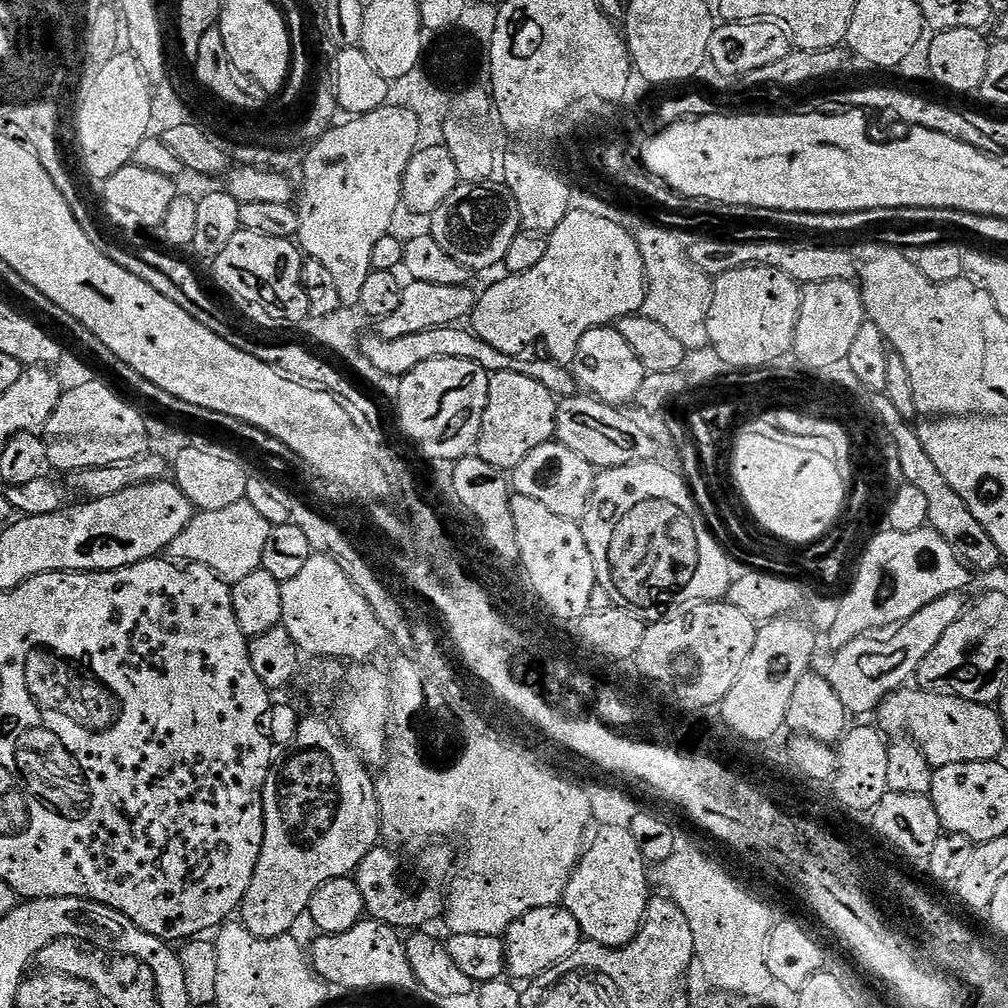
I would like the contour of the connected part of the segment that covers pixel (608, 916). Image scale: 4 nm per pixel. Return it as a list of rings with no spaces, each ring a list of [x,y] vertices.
[[[610,825],[599,831],[593,840],[591,837],[579,864],[572,871],[562,904],[570,914],[574,914],[581,933],[591,943],[622,948],[635,940],[648,914],[649,869],[629,829]]]

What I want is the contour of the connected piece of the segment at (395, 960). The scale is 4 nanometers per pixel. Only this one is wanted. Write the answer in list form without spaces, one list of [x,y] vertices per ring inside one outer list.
[[[365,918],[342,934],[320,934],[315,938],[317,940],[310,945],[310,952],[316,955],[317,968],[323,973],[321,980],[328,985],[341,981],[357,987],[379,984],[397,984],[403,990],[417,987],[401,933],[386,922]]]

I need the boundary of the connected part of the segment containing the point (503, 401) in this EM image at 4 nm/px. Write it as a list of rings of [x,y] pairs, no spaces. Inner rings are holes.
[[[493,372],[488,378],[488,401],[482,414],[480,437],[474,449],[475,455],[490,466],[511,470],[538,446],[549,443],[556,434],[556,406],[558,400],[534,378],[513,372]]]

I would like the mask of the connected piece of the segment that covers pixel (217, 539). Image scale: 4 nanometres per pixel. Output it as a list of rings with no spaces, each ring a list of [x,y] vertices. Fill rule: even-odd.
[[[245,499],[234,502],[234,506],[226,506],[226,510],[197,511],[190,526],[186,526],[186,530],[182,530],[178,538],[174,538],[170,549],[171,559],[201,564],[228,582],[246,578],[246,574],[258,571],[256,524],[258,525],[258,517],[254,506],[250,506],[250,502]]]

